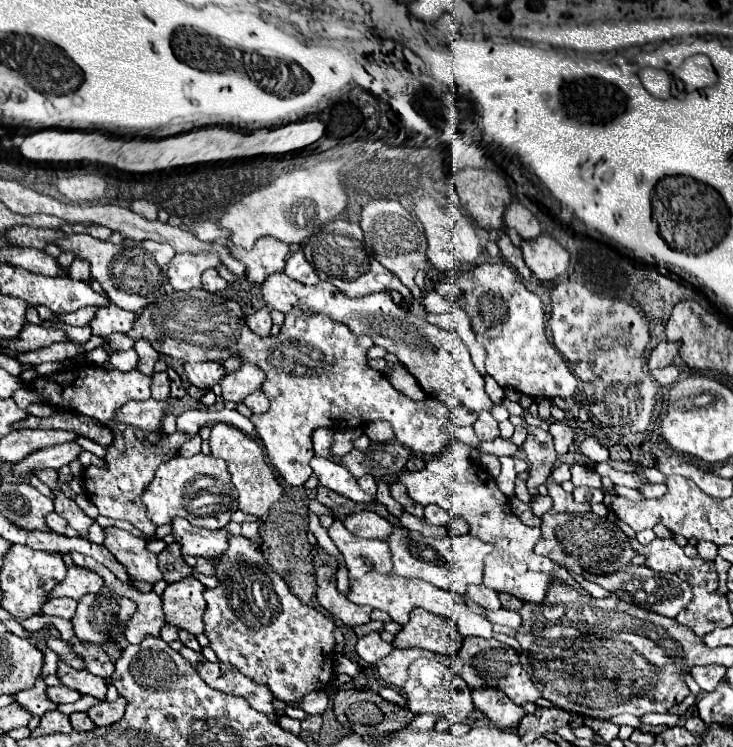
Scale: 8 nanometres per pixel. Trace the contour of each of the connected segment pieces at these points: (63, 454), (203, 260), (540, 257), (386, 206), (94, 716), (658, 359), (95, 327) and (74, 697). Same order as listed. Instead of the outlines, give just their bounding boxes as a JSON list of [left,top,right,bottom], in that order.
[[12,441,84,477],[168,253,222,291],[520,233,568,281],[360,199,426,299],[88,697,126,727],[648,341,678,369],[90,305,136,335],[46,687,80,703]]

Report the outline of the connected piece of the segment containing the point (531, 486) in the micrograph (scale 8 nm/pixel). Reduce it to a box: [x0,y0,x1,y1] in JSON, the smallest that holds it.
[524,427,556,497]

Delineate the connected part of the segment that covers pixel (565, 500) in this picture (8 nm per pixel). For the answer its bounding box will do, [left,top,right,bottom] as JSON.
[548,483,590,513]

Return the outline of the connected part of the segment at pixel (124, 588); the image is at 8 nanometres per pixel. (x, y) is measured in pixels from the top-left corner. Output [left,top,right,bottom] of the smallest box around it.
[70,553,166,645]

